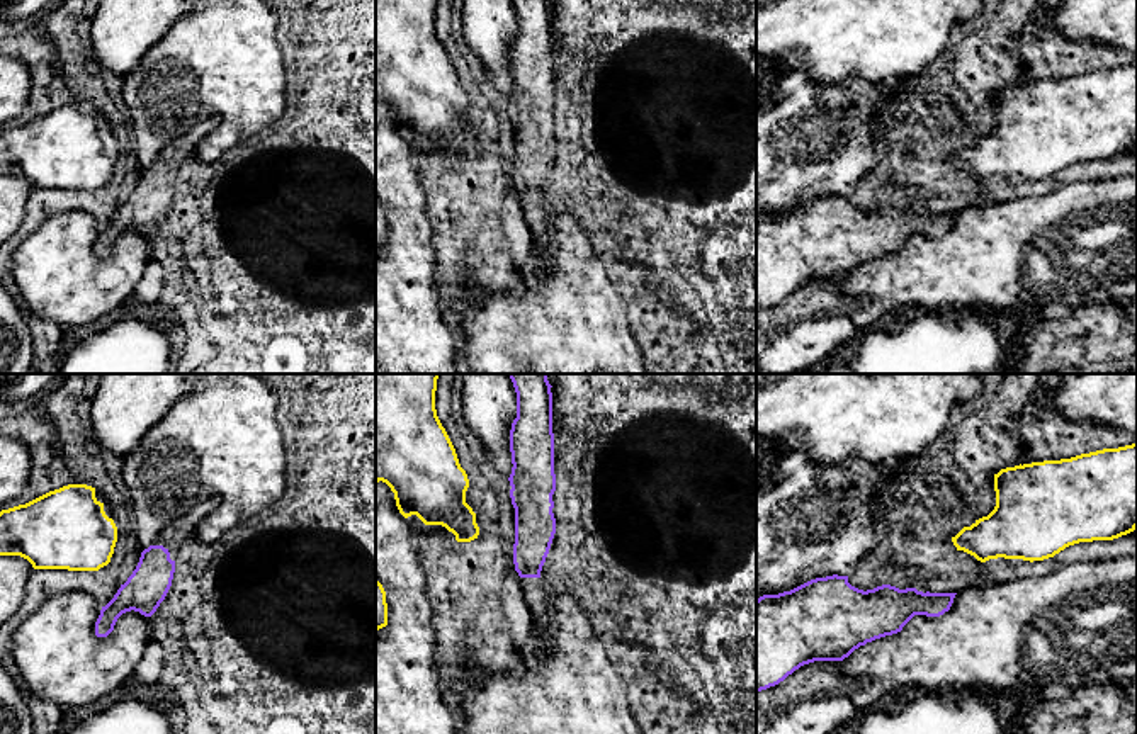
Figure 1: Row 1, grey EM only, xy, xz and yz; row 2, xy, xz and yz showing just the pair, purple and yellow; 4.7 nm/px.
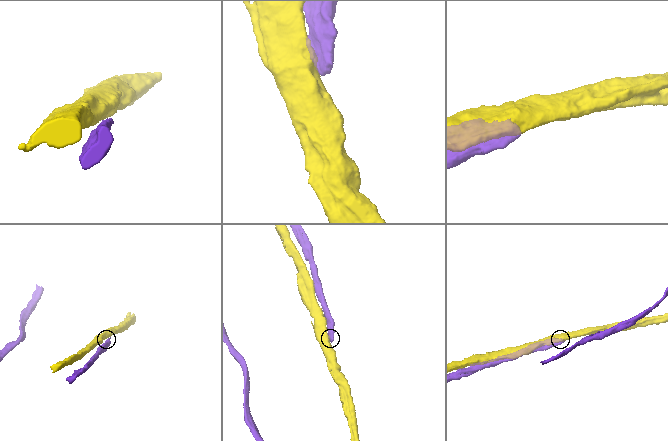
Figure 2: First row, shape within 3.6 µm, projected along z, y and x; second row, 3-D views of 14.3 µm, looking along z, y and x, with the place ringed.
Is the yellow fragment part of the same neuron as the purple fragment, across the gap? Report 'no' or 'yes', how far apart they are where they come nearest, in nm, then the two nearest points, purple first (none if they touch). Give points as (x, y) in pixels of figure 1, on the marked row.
no | 120 nm | xy (128, 578), (109, 561)

